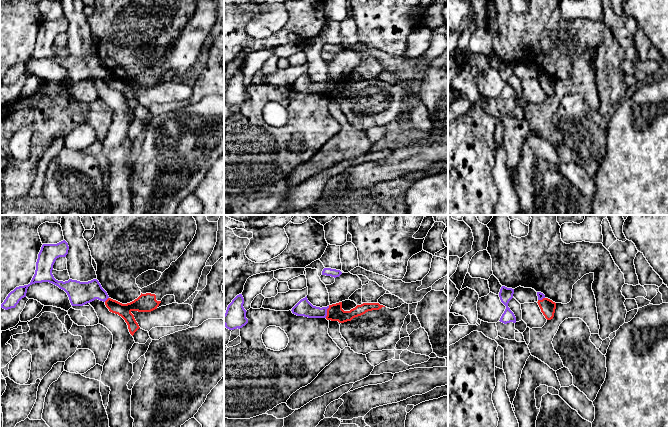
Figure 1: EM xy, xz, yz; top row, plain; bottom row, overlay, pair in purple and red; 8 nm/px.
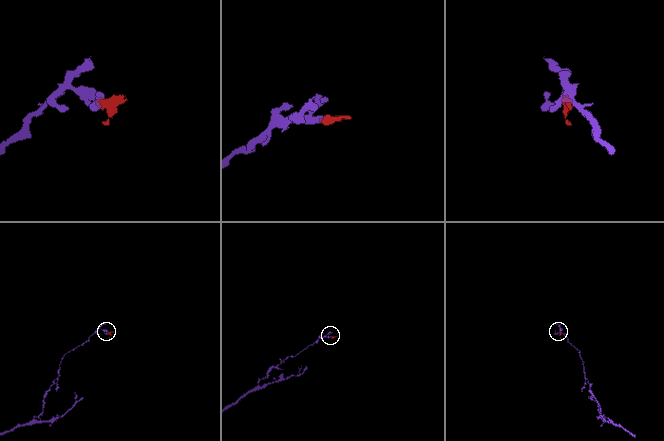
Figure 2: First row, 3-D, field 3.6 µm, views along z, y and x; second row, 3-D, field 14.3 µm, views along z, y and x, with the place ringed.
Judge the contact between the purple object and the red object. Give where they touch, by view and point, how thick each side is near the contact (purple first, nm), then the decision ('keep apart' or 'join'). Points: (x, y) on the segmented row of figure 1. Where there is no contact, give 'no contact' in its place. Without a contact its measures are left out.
xz (326, 312) | 130/130 nm | keep apart

